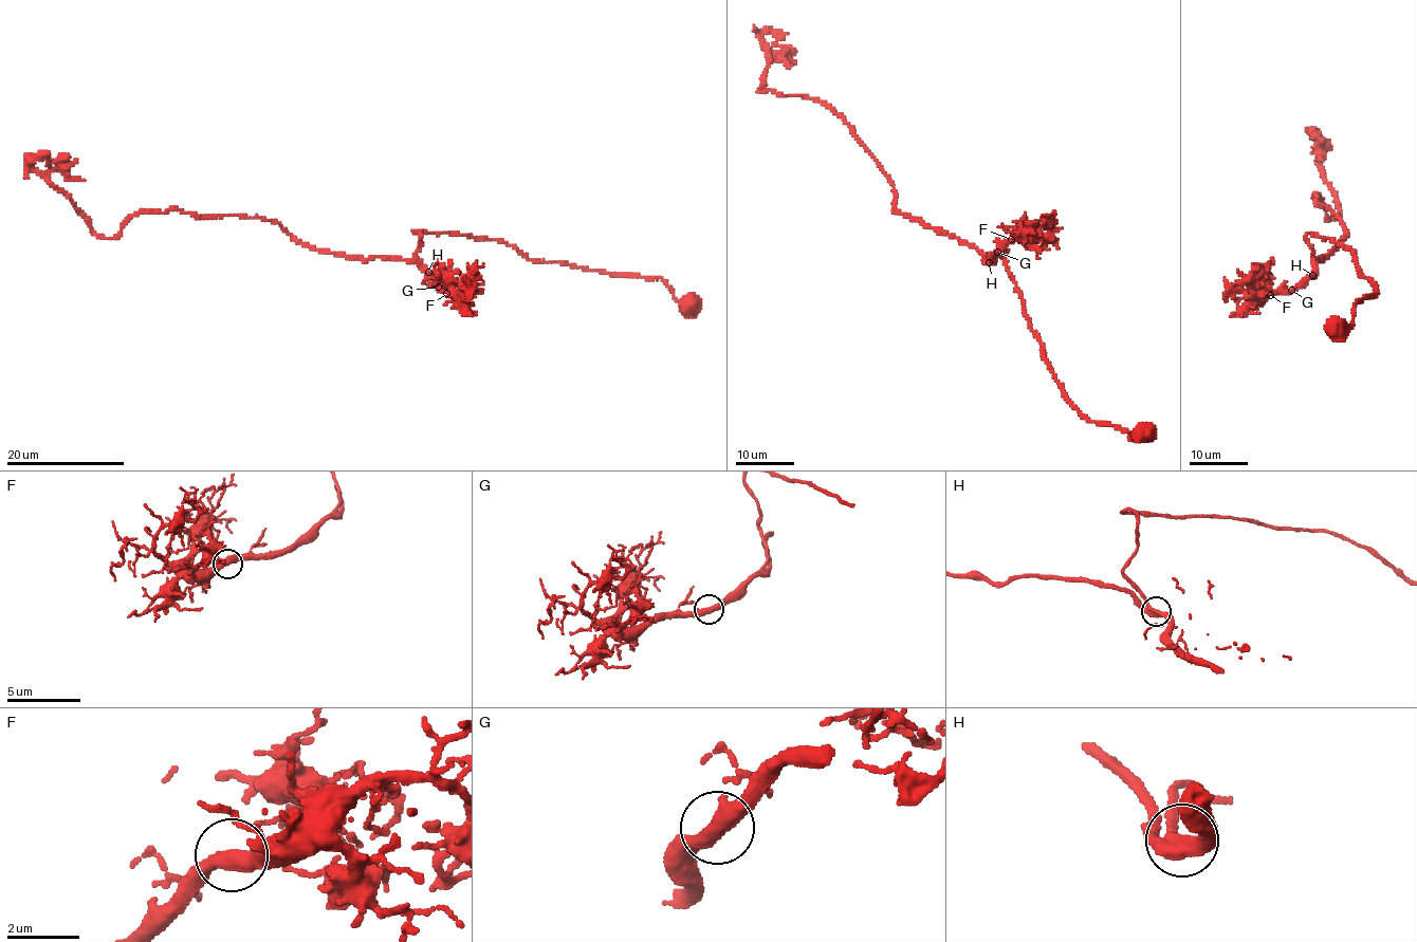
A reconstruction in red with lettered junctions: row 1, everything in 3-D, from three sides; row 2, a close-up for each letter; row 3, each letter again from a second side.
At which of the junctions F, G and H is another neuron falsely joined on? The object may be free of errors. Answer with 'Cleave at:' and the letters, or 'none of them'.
Cleave at: none of them

